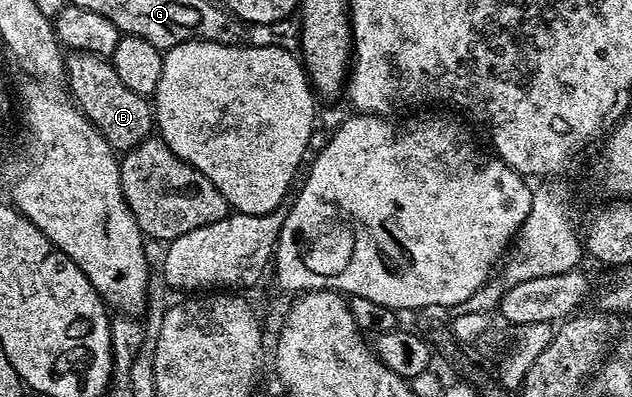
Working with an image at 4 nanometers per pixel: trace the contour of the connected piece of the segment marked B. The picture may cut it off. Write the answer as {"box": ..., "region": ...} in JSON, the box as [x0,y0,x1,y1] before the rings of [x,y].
{"box":[65,52,154,151],"region":[[[70,52],[65,58],[65,76],[68,90],[78,109],[107,139],[114,151],[128,151],[139,147],[154,132],[154,111],[148,96],[131,91],[119,79],[112,60],[94,53]]]}

